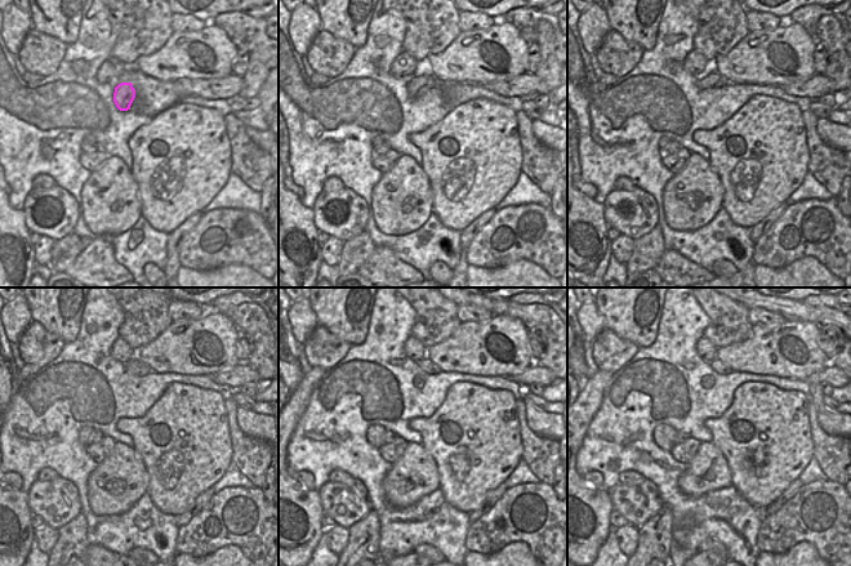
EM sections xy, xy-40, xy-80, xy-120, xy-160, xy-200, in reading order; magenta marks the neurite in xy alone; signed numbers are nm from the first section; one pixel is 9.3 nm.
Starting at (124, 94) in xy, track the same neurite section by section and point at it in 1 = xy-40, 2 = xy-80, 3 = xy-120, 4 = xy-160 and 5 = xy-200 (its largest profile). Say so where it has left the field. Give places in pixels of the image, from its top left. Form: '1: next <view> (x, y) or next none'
1: next xy-40 (417, 87)
2: next xy-80 (714, 80)
3: next xy-120 (138, 368)
4: next xy-160 (426, 364)
5: next xy-200 (718, 366)

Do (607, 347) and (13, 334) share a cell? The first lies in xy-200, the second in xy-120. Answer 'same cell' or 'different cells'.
different cells

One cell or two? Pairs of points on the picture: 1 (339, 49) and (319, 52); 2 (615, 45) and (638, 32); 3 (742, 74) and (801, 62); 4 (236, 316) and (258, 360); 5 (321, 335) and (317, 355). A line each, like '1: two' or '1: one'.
1: one
2: two
3: one
4: one
5: one

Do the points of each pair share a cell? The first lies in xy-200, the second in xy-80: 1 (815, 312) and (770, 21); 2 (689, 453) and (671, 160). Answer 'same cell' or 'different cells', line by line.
1: different cells
2: same cell

